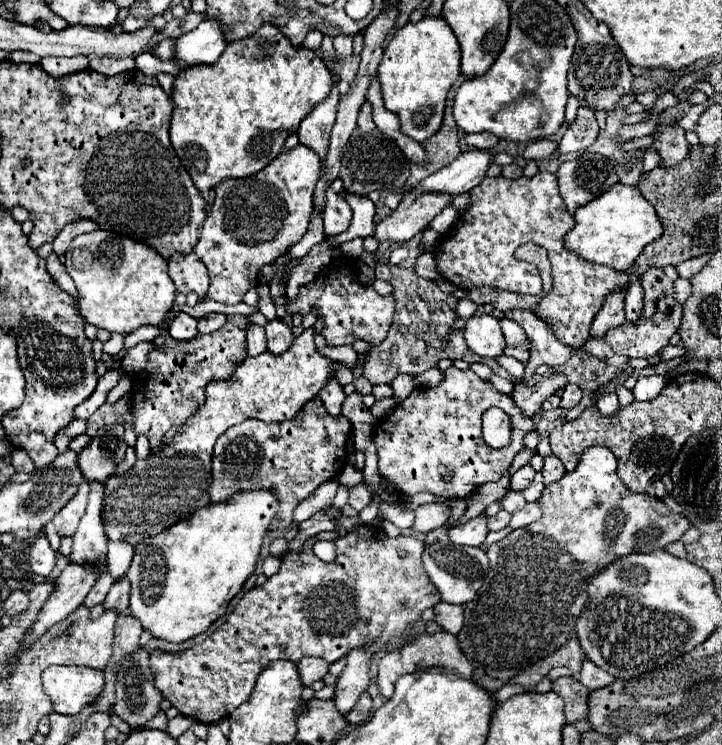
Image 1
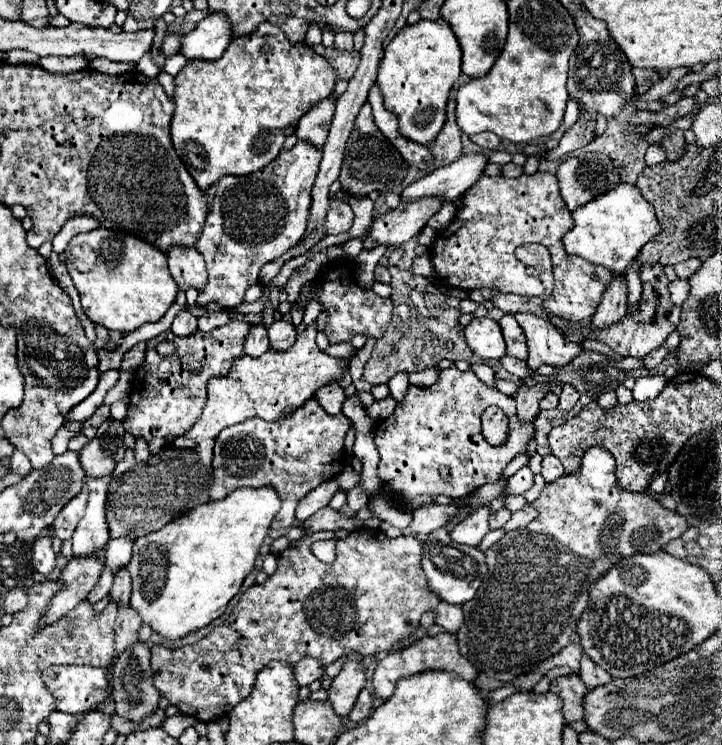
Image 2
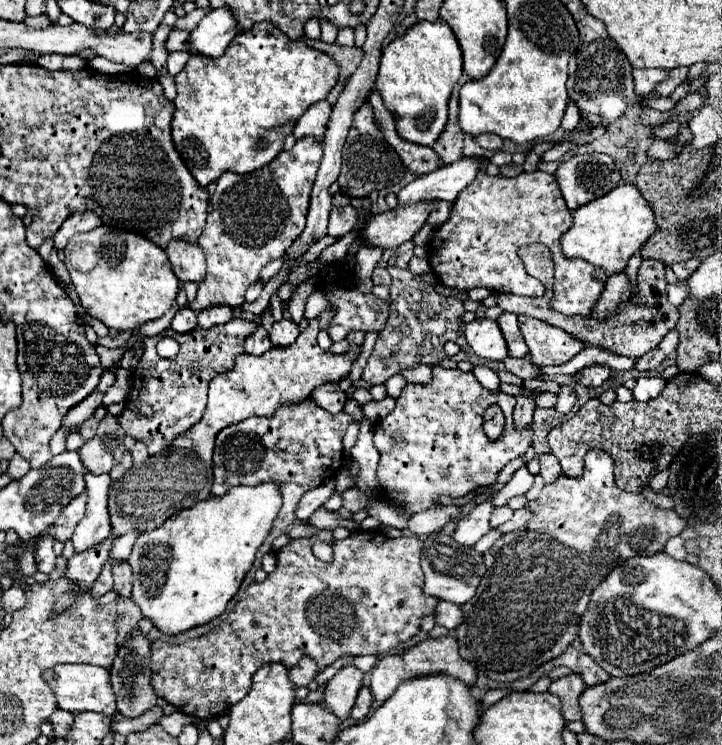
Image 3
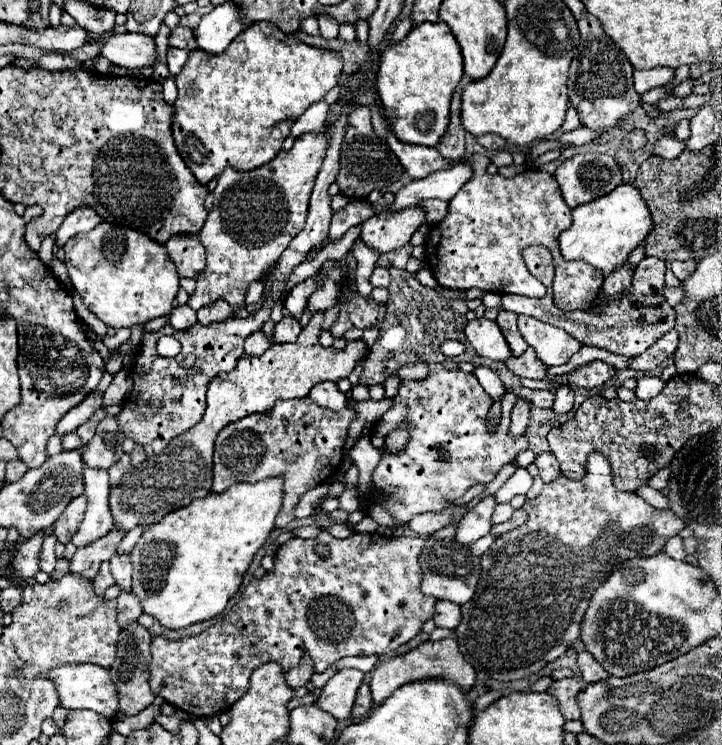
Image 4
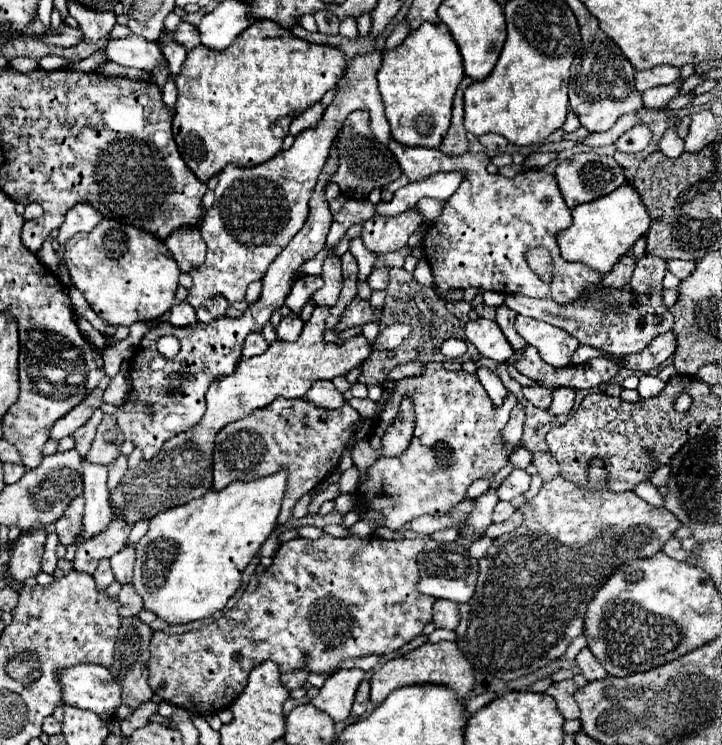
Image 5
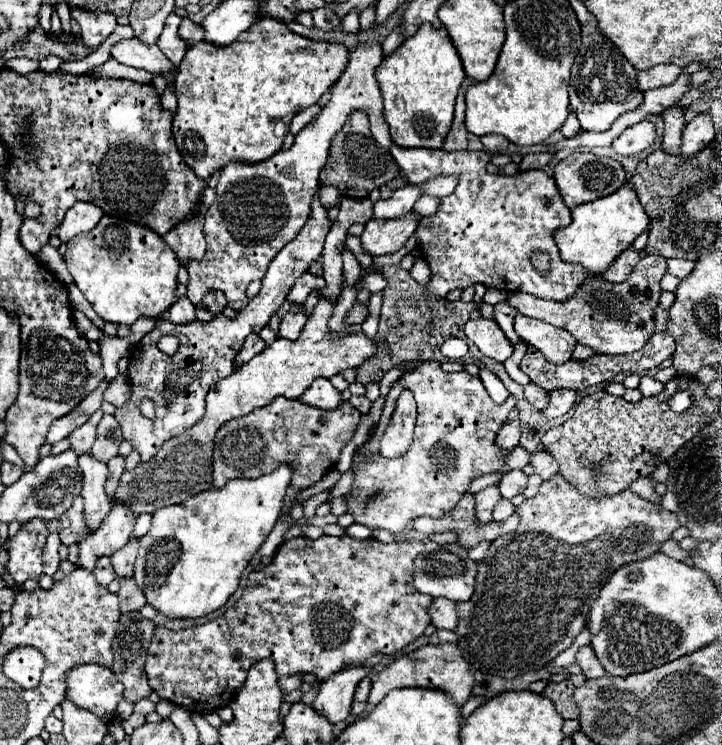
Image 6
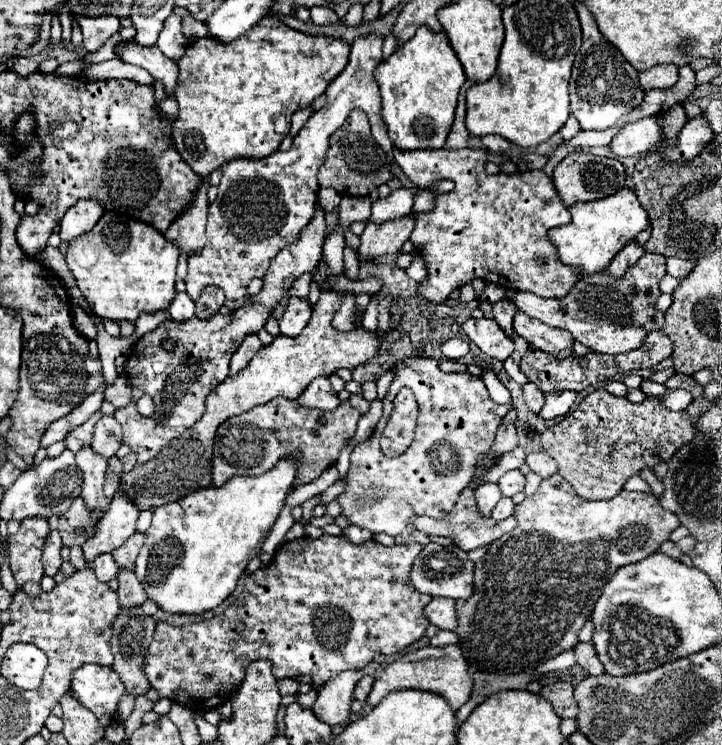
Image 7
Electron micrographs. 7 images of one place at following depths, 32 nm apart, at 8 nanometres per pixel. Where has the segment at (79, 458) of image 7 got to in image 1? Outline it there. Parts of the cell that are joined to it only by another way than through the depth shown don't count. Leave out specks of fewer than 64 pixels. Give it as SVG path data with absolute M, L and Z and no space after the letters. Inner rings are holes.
M88 482L90 484L90 498L84 518L78 524L76 534L72 536L72 556L74 562L98 564L100 570L106 570L106 544L108 536L104 530L104 484L106 482Z

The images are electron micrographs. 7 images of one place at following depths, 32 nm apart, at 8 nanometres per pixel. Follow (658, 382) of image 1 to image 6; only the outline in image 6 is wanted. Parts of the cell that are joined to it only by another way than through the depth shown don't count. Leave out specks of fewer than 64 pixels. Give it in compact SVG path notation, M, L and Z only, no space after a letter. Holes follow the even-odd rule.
M642 376L642 382L638 386L638 390L644 394L644 396L658 396L664 392L664 384L654 380L652 376Z

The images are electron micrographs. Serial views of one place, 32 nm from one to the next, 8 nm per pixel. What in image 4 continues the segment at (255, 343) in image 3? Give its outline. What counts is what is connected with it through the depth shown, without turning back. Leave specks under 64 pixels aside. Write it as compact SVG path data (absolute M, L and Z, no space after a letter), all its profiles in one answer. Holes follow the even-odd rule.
M260 330L260 332L254 332L252 336L248 336L246 338L246 342L244 342L244 354L246 356L252 356L252 354L256 354L256 356L260 356L264 350L268 350L272 344L268 342L268 338L264 336L264 332Z

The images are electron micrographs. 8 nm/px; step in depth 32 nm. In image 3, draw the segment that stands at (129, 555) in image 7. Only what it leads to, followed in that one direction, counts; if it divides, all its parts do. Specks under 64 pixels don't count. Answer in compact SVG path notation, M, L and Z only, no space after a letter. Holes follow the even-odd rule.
M114 560L112 574L114 574L114 590L120 596L130 596L130 592L132 592L132 568L130 568L128 560Z

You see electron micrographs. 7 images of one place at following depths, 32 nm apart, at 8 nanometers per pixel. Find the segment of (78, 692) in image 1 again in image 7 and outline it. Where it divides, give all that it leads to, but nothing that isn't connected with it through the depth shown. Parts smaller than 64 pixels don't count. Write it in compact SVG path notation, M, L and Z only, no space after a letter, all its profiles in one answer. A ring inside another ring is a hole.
M86 664L78 668L70 684L72 694L90 708L102 726L110 726L122 694L126 692L120 676L112 666Z

